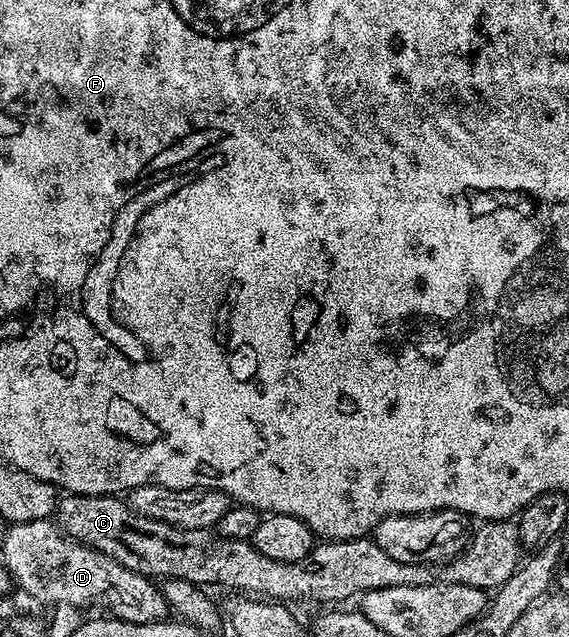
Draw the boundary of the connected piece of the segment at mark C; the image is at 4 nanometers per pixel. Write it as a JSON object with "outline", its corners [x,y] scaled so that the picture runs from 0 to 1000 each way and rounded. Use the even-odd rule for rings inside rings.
{"outline":[[[114,774],[98,790],[95,808],[97,824],[104,826],[118,845],[127,845],[160,863],[193,873],[207,885],[228,892],[237,901],[251,901],[257,907],[286,911],[292,907],[318,907],[343,914],[346,920],[409,920],[409,928],[431,929],[439,936],[462,936],[501,948],[515,948],[525,939],[545,939],[566,948],[605,948],[610,939],[663,926],[664,923],[707,923],[708,920],[756,920],[766,915],[812,917],[826,923],[840,923],[865,929],[898,907],[917,884],[917,859],[914,856],[914,827],[905,818],[854,821],[838,824],[837,840],[821,846],[819,856],[800,876],[766,887],[743,882],[742,885],[707,885],[707,879],[692,879],[680,867],[671,867],[664,854],[647,841],[636,845],[601,845],[596,848],[569,848],[550,856],[548,865],[531,879],[497,882],[475,879],[475,873],[460,873],[441,849],[427,851],[409,845],[394,845],[373,832],[343,832],[341,829],[313,829],[306,823],[285,823],[285,816],[264,816],[248,807],[237,807],[225,796],[223,786],[204,779],[181,776],[123,776]]]}

